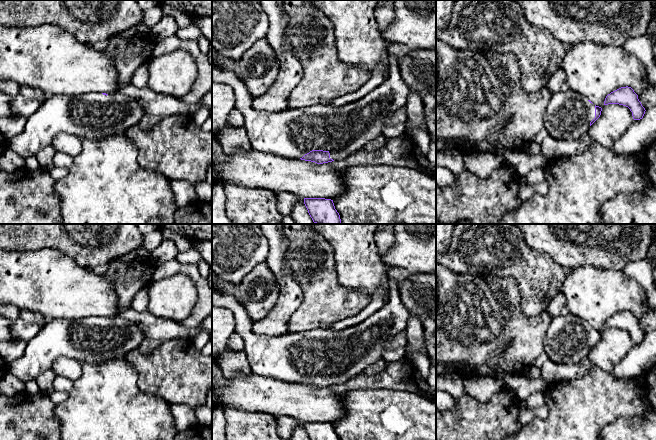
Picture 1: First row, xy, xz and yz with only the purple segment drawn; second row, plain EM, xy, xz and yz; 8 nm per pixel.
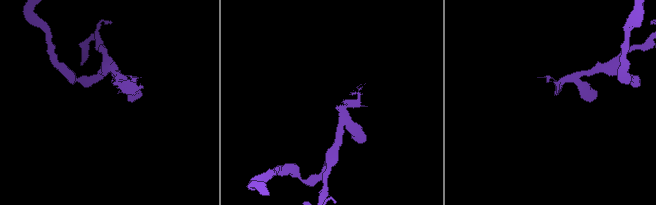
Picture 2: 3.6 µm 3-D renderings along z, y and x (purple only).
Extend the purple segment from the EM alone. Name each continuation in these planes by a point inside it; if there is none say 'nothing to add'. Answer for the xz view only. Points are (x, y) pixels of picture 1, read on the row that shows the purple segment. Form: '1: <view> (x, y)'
1: xz (343, 131)

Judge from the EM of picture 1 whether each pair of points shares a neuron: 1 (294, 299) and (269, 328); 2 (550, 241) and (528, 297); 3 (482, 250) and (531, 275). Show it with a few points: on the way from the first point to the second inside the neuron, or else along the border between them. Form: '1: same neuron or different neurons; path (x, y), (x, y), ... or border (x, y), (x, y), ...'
1: same neuron; path (287, 306), (276, 321)
2: different neurons; border (525, 241), (533, 249), (548, 254), (563, 268)
3: same neuron; path (494, 250), (502, 251), (519, 263)

